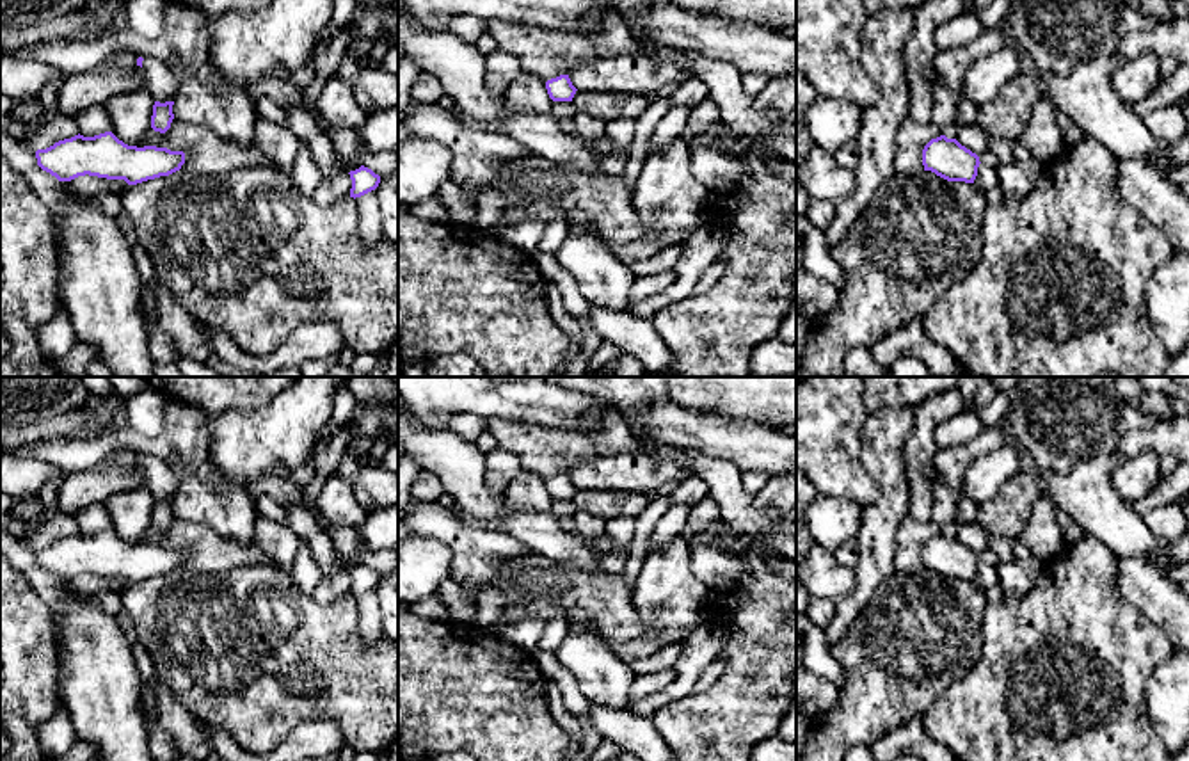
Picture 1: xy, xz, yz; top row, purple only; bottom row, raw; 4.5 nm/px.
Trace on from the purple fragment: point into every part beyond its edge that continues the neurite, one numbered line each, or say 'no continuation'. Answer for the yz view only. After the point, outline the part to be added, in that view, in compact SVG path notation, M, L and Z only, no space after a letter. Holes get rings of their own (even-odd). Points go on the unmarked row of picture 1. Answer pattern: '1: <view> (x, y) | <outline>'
no continuation

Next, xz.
no continuation

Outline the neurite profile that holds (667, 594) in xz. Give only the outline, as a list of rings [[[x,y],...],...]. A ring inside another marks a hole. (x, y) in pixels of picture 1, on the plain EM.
[[[674,537],[656,551],[649,551],[636,578],[633,597],[645,638],[666,629],[693,631],[711,619],[709,587],[691,571],[691,546]]]

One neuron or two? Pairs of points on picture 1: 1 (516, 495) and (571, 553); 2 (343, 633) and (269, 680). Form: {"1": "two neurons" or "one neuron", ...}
{"1": "two neurons", "2": "one neuron"}

